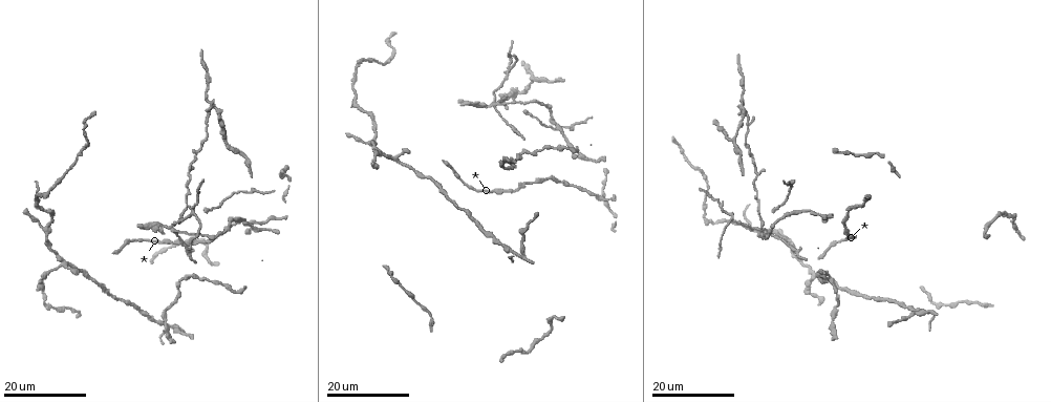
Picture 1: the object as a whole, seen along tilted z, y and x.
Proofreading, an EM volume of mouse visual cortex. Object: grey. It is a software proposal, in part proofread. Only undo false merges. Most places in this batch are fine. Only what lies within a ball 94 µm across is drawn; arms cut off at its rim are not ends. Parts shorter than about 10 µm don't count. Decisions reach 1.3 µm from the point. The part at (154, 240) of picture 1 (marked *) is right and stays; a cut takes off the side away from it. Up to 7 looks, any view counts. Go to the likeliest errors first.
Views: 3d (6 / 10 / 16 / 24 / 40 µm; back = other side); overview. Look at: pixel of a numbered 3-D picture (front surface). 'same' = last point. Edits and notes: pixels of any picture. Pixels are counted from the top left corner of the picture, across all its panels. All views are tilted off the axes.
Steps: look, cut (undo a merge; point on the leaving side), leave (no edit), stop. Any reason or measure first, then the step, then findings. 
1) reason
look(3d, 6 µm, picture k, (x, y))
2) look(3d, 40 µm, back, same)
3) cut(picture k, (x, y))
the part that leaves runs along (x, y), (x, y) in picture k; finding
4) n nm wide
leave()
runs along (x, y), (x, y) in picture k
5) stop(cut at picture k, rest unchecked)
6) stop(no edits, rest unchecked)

side arm on a straight run
look(3d, 16 µm, picture 1, (493, 106))

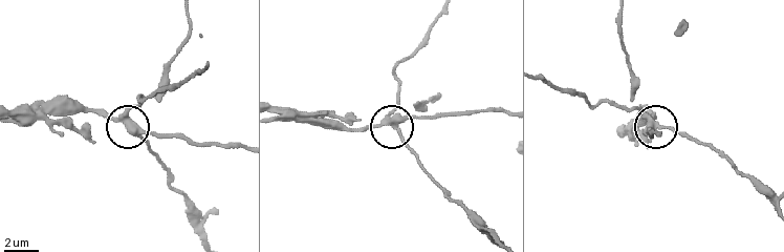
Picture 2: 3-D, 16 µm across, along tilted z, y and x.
look(3d, 10 µm, picture 2, (658, 126))

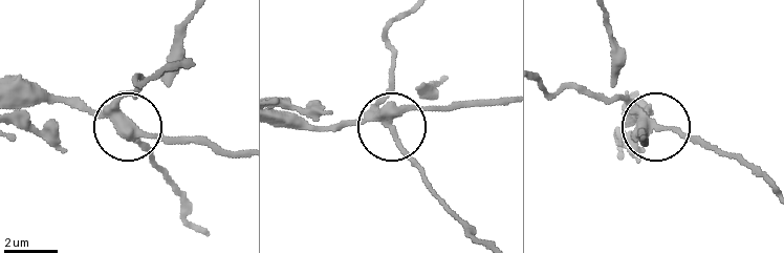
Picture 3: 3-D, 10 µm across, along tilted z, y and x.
side arm 42 µm
cut(picture 3, (130, 93))
the part that leaves runs along (644, 119), (613, 100), (541, 87) in picture 3; a second cell is stuck on

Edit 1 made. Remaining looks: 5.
look(overview)

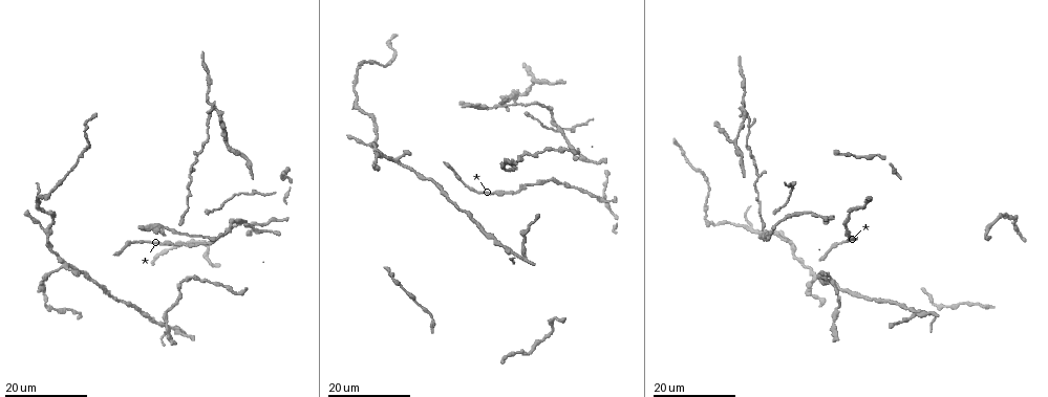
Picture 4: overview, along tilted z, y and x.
four or more arms meet
look(3d, 16 µm, picture 4, (214, 108))

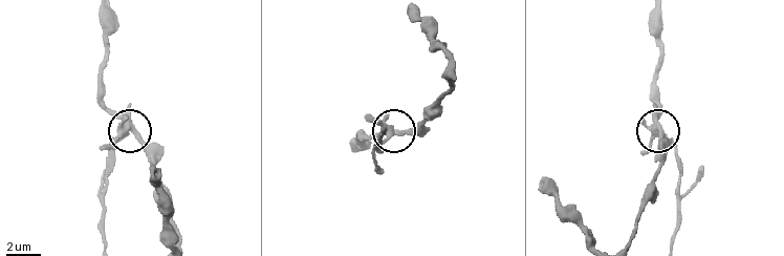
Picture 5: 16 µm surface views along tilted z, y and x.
look(3d, 6 µm, picture 5, (660, 127))

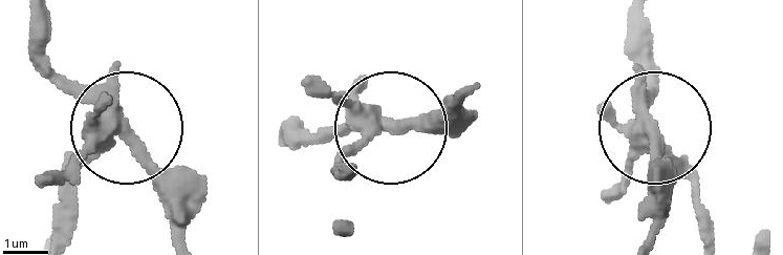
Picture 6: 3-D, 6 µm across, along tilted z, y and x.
cut(picture 6, (66, 152))
the part that leaves runs along (108, 120), (56, 235) in picture 6; two cells meet here

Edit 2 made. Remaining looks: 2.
stop(cut at picture 3, cut at picture 6, rest unchecked)

